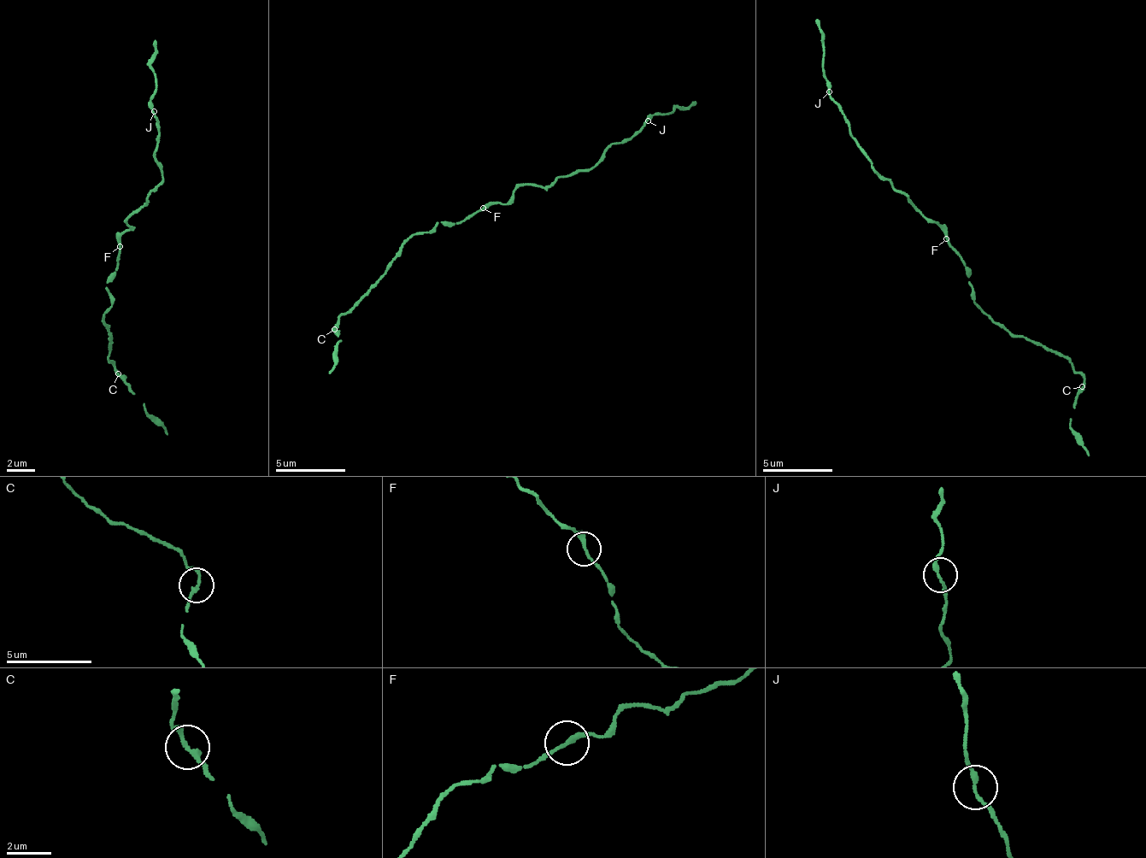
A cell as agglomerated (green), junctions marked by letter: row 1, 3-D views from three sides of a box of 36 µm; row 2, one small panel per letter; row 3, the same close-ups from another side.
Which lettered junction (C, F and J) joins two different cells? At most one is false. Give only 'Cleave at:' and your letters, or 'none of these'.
Cleave at: none of these

